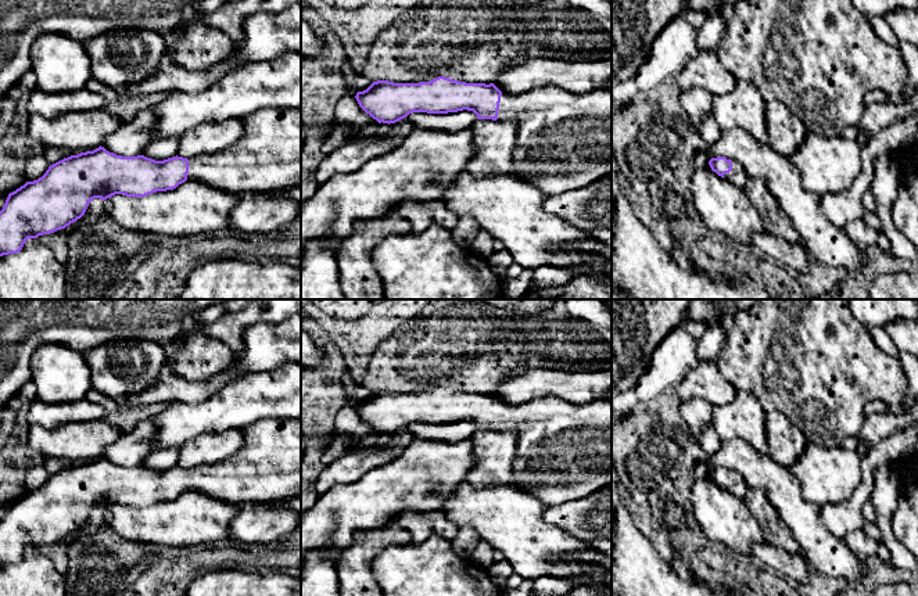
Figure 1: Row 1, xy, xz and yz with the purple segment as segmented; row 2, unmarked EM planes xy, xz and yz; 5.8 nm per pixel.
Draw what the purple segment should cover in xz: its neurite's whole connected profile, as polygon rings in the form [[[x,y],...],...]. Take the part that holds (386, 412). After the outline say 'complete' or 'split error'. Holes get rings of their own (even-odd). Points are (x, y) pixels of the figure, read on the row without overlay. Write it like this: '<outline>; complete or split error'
[[[445,387],[430,392],[373,392],[355,406],[359,417],[379,434],[395,434],[412,423],[473,421],[477,430],[516,435],[513,485],[548,507],[584,499],[612,485],[612,401],[573,405],[559,398],[535,399],[519,406],[502,403],[494,394],[466,394]]]; split error

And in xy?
[[[262,419],[243,428],[243,434],[241,448],[212,466],[176,466],[155,471],[144,466],[116,466],[100,456],[50,475],[42,488],[8,505],[0,521],[0,567],[19,563],[28,549],[65,539],[85,525],[94,509],[104,511],[115,505],[141,509],[173,500],[186,491],[237,503],[284,500],[301,495],[301,419]]]; split error

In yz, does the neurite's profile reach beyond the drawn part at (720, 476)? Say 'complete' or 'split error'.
split error

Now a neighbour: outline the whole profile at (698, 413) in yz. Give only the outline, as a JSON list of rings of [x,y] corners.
[[[700,398],[679,405],[679,413],[695,437],[700,437],[704,427],[711,424],[713,409],[713,405]]]

